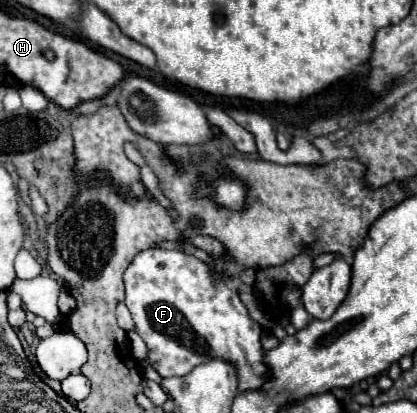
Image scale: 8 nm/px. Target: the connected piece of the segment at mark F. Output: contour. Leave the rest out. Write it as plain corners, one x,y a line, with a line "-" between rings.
166,249
140,251
130,263
130,267
124,271
124,285
126,285
124,303
132,313
136,333
148,345
148,361
158,371
160,377
188,375
196,365
220,359
236,367
238,393
258,391
262,387
262,379
268,379
268,365
264,361
266,349
262,347
260,341
262,335
260,323
248,317
248,311
236,291
226,287
226,283
214,283
210,267
200,259
196,259
194,255

